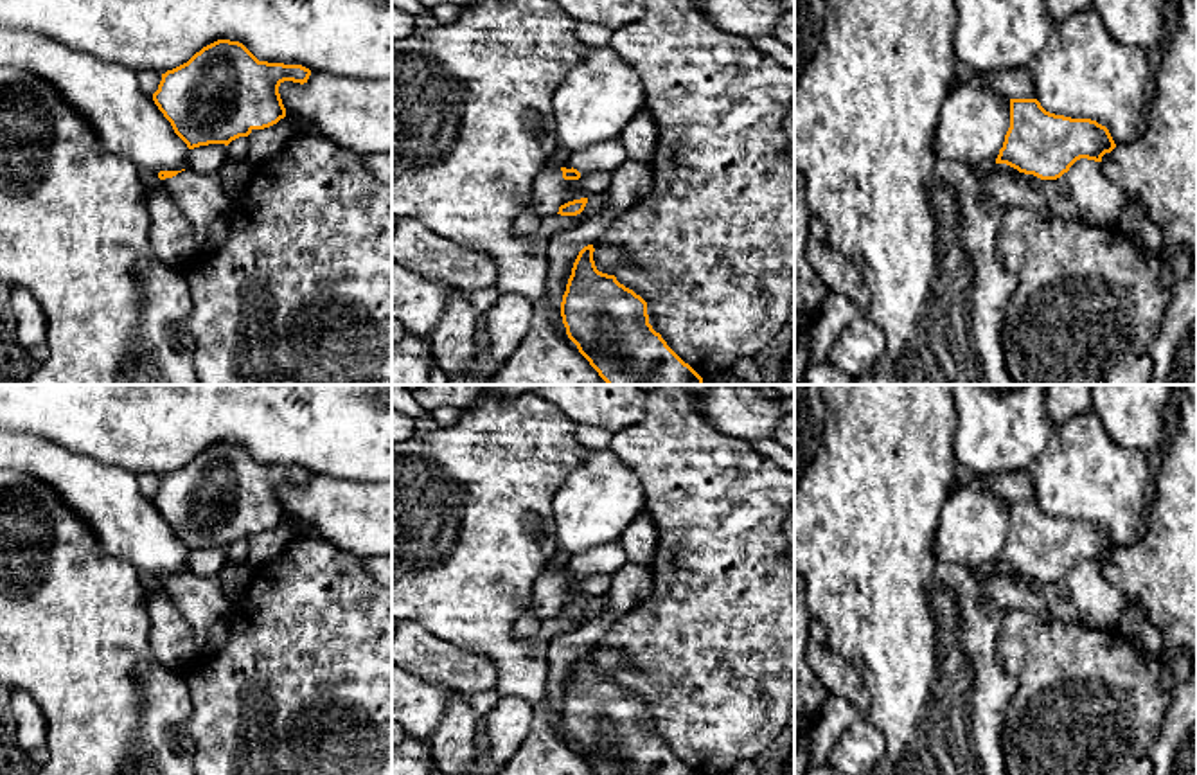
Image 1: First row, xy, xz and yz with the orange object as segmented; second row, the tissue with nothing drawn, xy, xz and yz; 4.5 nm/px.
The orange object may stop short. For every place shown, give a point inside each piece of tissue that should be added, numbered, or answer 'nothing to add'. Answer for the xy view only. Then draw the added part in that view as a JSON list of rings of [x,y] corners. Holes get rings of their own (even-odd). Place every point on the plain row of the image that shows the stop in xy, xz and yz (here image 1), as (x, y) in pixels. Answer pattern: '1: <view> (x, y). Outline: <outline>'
1: xy (200, 599). Outline: [[[191,572],[165,581],[164,593],[171,597],[194,631],[200,658],[212,655],[228,638],[230,599],[221,592],[217,575],[198,577]]]

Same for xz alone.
1: xz (608, 558). Outline: [[[618,541],[606,543],[602,547],[590,548],[568,559],[564,570],[577,572],[581,579],[593,574],[609,574],[613,575],[627,563],[625,550]]]

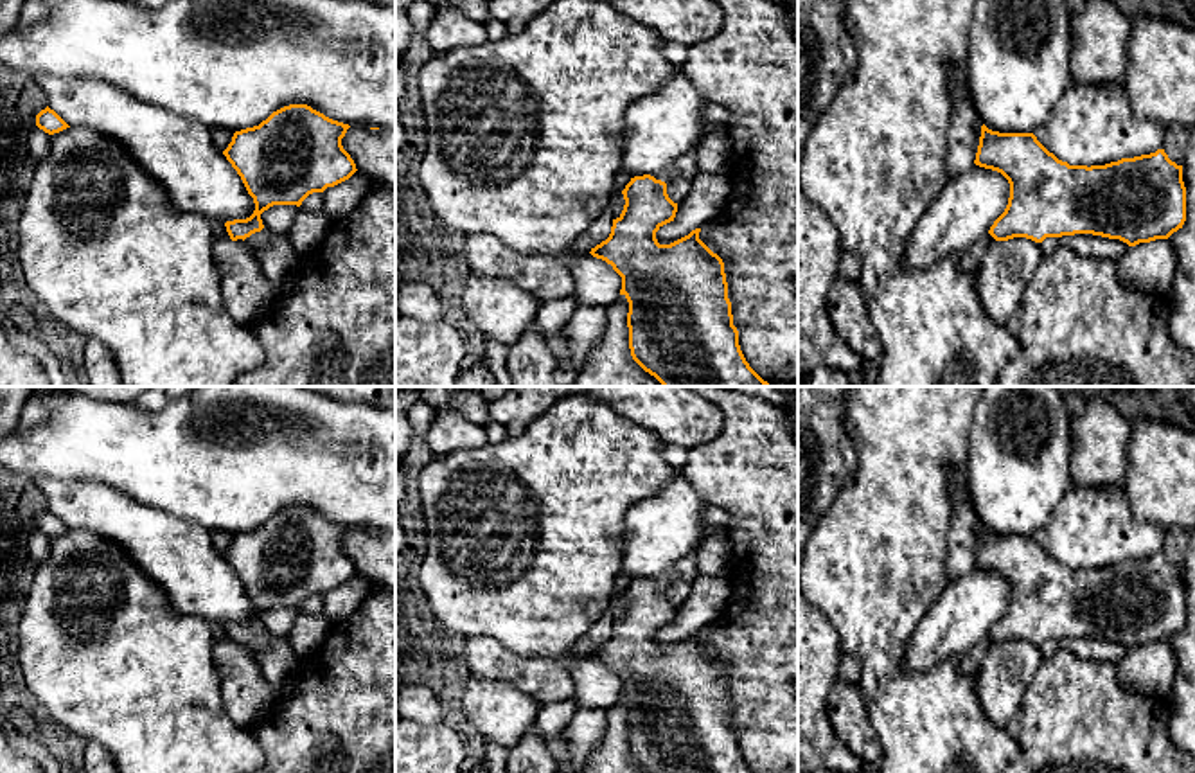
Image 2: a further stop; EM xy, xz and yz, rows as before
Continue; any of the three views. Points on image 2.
1: xy (279, 664). Outline: [[[262,631],[244,644],[237,642],[237,645],[248,647],[259,656],[259,665],[273,689],[275,703],[282,703],[293,694],[291,678],[298,671],[302,658],[291,651],[286,636],[273,638]]]

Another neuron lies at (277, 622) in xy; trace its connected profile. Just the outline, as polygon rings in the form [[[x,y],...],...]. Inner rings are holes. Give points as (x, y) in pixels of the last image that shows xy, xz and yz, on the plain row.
[[[273,608],[261,617],[264,631],[273,638],[288,636],[300,609],[297,608]]]

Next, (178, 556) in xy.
[[[50,476],[38,478],[34,484],[43,493],[49,511],[70,530],[88,530],[119,545],[162,588],[176,611],[223,627],[253,617],[253,600],[223,554],[214,548],[210,530],[147,507],[129,494],[102,484]]]

